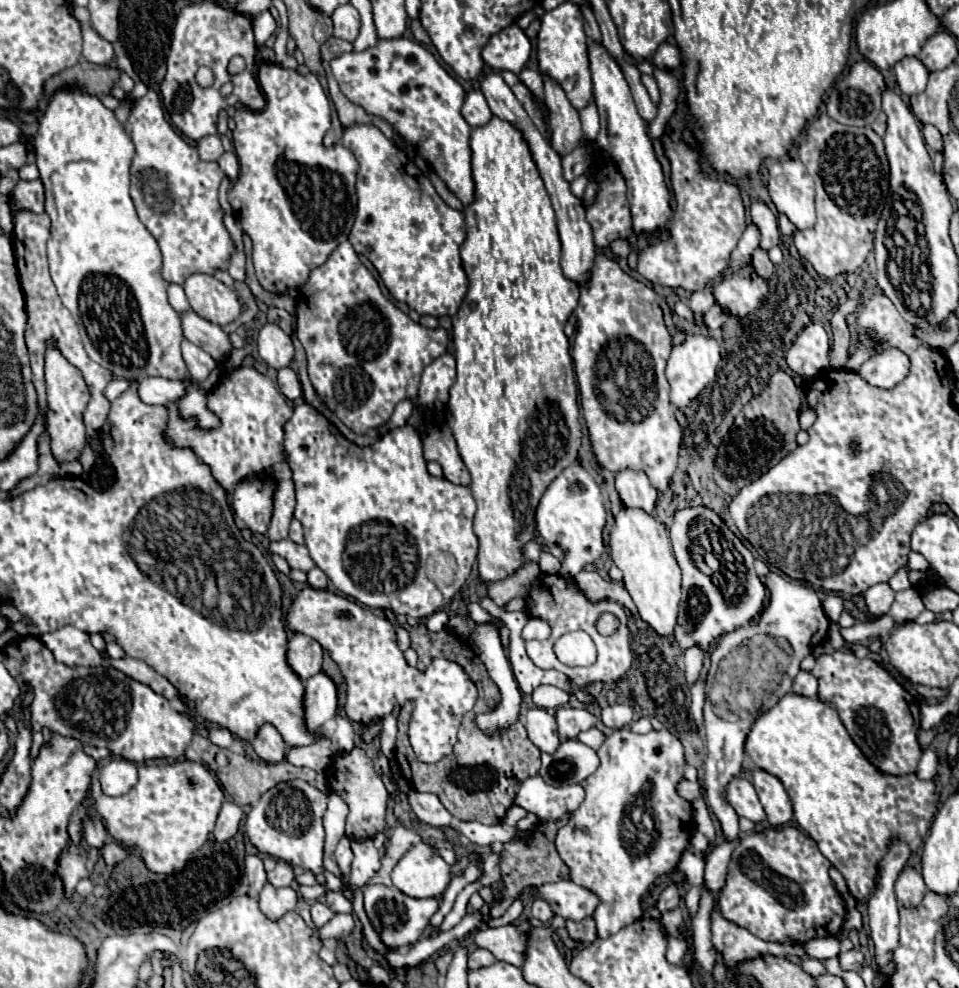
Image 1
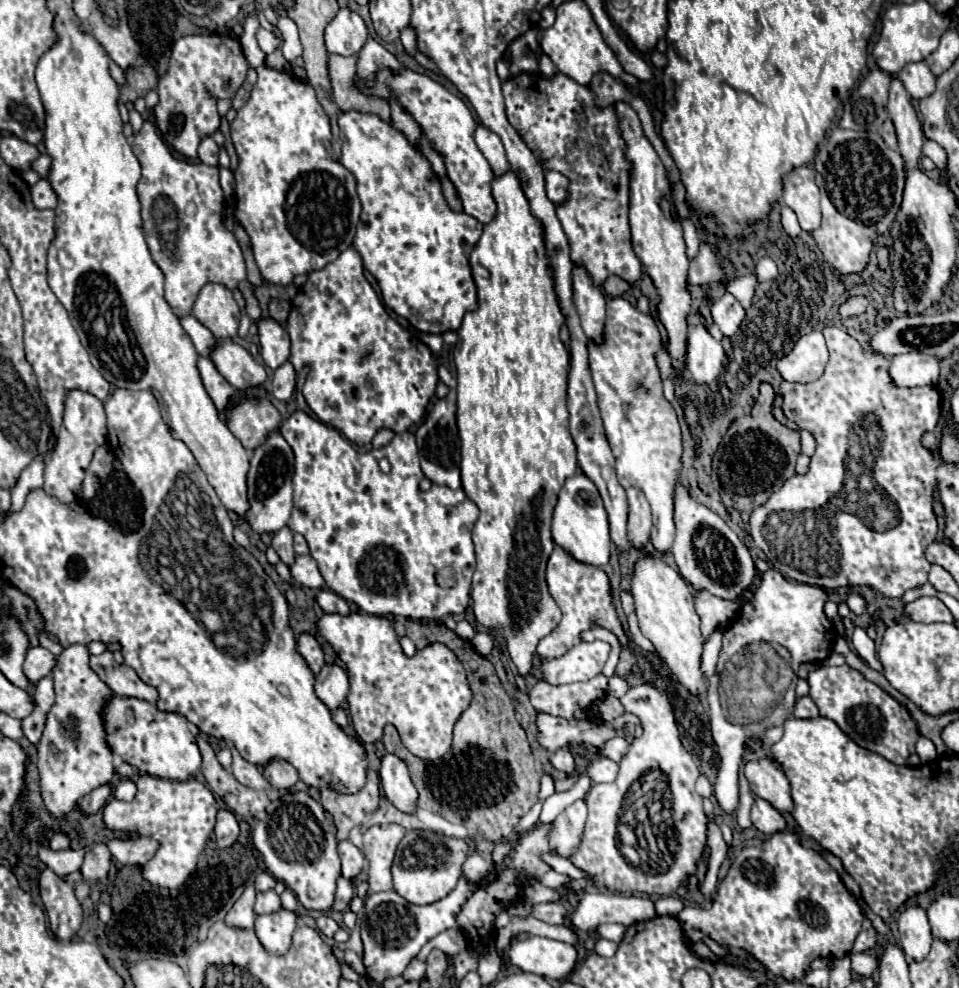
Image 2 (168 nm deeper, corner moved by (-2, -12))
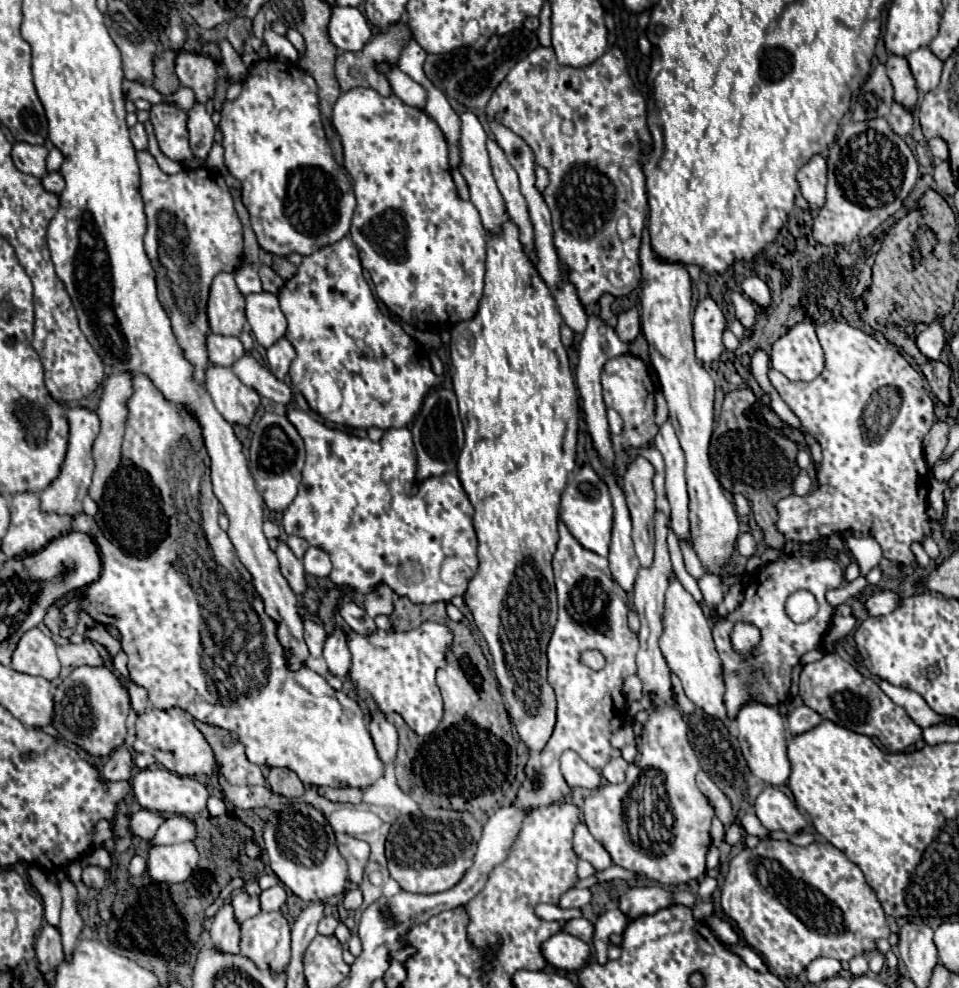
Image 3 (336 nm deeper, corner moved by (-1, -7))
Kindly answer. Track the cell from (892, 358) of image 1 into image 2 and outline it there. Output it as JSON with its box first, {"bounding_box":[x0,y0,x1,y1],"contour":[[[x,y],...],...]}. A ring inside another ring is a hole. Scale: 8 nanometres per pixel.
{"bounding_box":[890,352,940,388],"contour":[[[912,352],[892,358],[890,376],[894,384],[912,388],[912,386],[936,386],[940,372],[938,358],[928,358],[928,354]]]}

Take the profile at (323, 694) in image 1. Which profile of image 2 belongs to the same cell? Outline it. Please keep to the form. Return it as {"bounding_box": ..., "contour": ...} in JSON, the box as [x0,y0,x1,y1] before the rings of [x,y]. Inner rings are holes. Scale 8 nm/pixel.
{"bounding_box":[314,664,348,710],"contour":[[[324,664],[316,676],[314,690],[330,710],[336,710],[348,694],[348,672],[338,664]]]}

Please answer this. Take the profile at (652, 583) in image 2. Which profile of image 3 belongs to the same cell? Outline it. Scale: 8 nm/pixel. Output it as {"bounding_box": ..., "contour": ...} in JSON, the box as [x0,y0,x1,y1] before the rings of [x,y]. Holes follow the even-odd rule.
{"bounding_box":[659,581,727,721],"contour":[[[671,581],[665,595],[665,613],[663,613],[663,635],[659,637],[661,653],[667,661],[667,667],[681,679],[685,695],[701,707],[705,713],[727,721],[725,705],[723,705],[723,673],[721,661],[715,651],[715,643],[711,637],[711,625],[705,617],[699,603],[691,593],[683,589],[679,581]]]}

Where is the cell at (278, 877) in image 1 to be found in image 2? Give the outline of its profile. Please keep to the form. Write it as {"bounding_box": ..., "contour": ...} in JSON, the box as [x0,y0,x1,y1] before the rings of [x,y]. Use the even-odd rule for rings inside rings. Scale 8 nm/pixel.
{"bounding_box":[254,890,280,914],"contour":[[[274,890],[258,892],[254,902],[254,914],[270,914],[280,910],[280,896]]]}

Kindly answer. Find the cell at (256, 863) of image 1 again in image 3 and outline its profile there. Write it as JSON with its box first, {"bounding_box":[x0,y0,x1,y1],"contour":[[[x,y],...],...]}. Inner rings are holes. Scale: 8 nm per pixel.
{"bounding_box":[209,899,241,953],"contour":[[[225,899],[223,907],[213,917],[209,937],[211,937],[211,945],[215,945],[227,953],[239,953],[241,923],[237,921],[237,917],[233,913],[231,899]]]}

